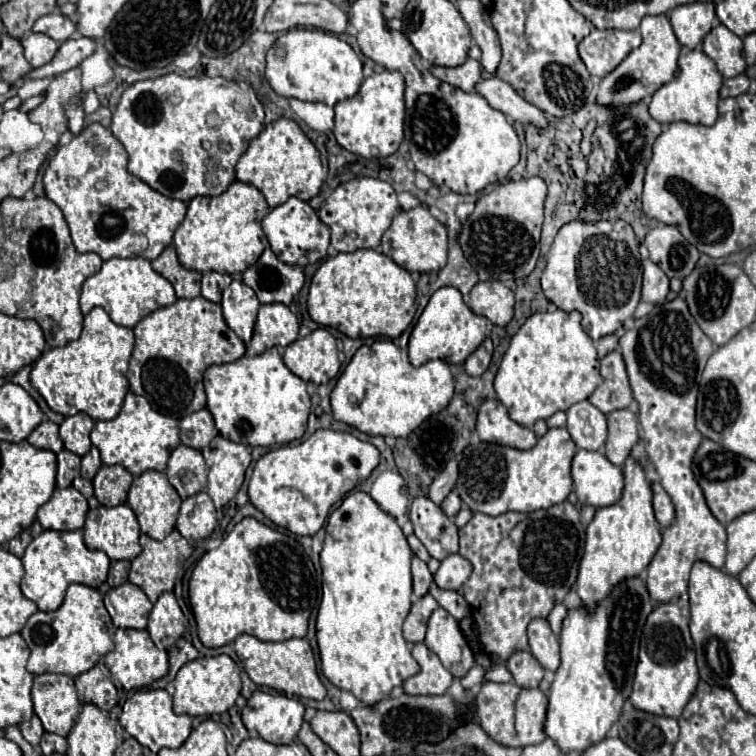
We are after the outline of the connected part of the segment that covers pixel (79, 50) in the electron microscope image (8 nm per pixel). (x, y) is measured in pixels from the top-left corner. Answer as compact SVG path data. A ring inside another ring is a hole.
M80 37L80 39L68 39L60 45L58 53L54 55L54 59L38 69L32 69L28 75L24 75L26 79L44 79L44 77L54 77L60 75L68 69L78 67L86 57L90 57L94 53L96 41L88 39L88 37Z

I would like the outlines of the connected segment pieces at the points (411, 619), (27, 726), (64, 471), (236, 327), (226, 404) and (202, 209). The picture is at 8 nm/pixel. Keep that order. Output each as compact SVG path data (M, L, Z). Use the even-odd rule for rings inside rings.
M426 593L416 603L412 603L412 609L410 609L410 613L408 613L406 621L404 621L404 637L406 637L406 641L410 641L410 643L424 641L430 613L436 607L438 607L438 603L430 593Z
M34 715L30 721L24 721L24 723L20 725L20 731L22 731L24 739L26 739L34 749L38 749L40 737L42 737L42 733L44 733L44 727L42 727L40 719Z
M62 449L58 453L58 475L56 475L56 485L58 487L70 487L74 477L80 475L80 457L72 451Z
M234 279L222 293L222 311L226 325L244 341L252 339L256 315L260 309L260 301L256 293L244 285L242 281Z
M276 347L256 355L242 357L226 365L210 365L204 372L207 409L222 437L248 447L272 447L296 441L306 431L310 413L310 395L306 383L296 377L282 361Z
M234 181L222 195L194 197L188 205L186 219L174 233L174 247L180 263L200 273L226 271L234 275L246 271L268 247L268 239L260 225L268 211L270 207L262 193L254 185L242 181Z

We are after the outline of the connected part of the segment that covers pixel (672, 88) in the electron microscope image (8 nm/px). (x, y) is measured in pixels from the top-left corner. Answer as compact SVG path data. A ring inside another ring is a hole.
M688 51L682 53L678 59L678 75L662 85L654 95L650 103L650 115L664 125L686 121L692 125L714 125L718 117L718 101L720 101L720 87L722 87L722 75L718 73L714 61L706 57L702 51Z

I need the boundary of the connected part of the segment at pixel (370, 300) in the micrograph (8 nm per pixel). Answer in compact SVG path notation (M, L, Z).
M358 249L354 253L338 253L336 257L328 257L318 271L314 273L310 293L308 293L308 313L310 317L322 325L332 327L352 339L366 339L366 337L390 337L396 339L402 331L412 323L416 313L416 285L410 273L398 267L390 257L374 249Z

